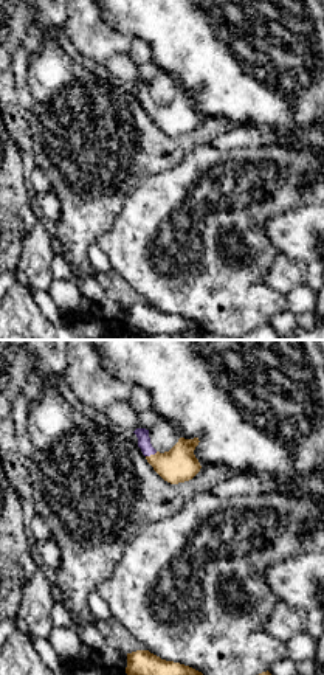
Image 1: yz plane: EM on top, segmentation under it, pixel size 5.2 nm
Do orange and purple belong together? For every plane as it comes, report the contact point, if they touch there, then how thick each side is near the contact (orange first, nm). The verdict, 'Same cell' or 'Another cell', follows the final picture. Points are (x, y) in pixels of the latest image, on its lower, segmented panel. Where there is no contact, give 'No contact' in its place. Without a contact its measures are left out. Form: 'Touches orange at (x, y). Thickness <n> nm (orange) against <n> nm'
Touches orange at (151, 455). Thickness 180 nm (orange) against 70 nm

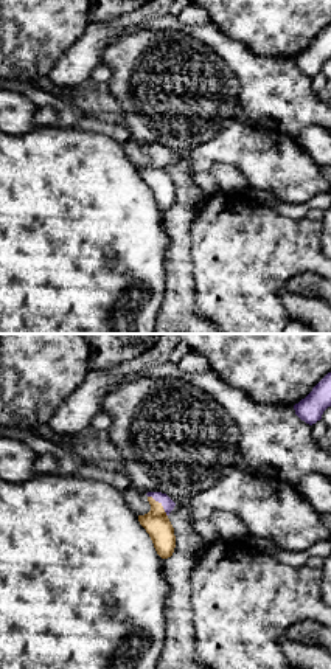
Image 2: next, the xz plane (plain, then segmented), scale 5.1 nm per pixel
Touches orange at (160, 505). Thickness 140 nm (orange) against 70 nm

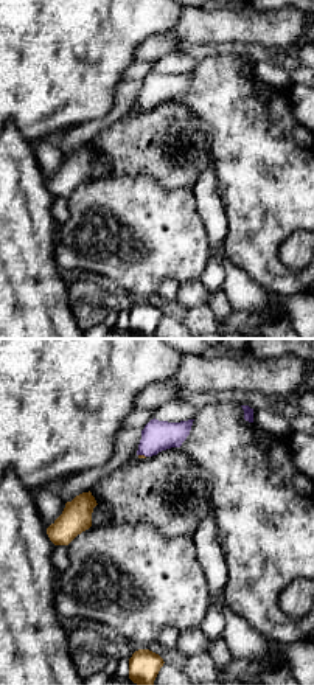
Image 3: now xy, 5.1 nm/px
Touches orange at (142, 455). Thickness 20 nm (orange) against 160 nm

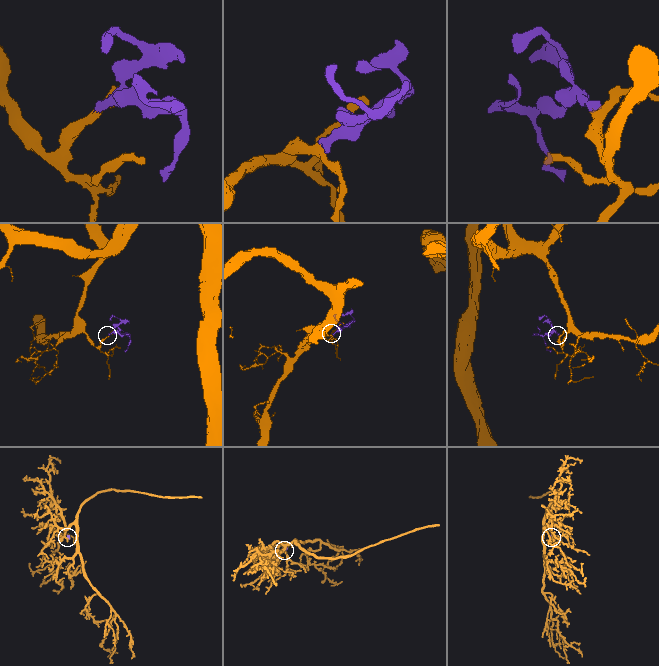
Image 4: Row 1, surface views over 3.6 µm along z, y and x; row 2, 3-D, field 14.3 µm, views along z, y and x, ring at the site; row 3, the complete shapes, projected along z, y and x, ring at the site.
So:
Same cell

